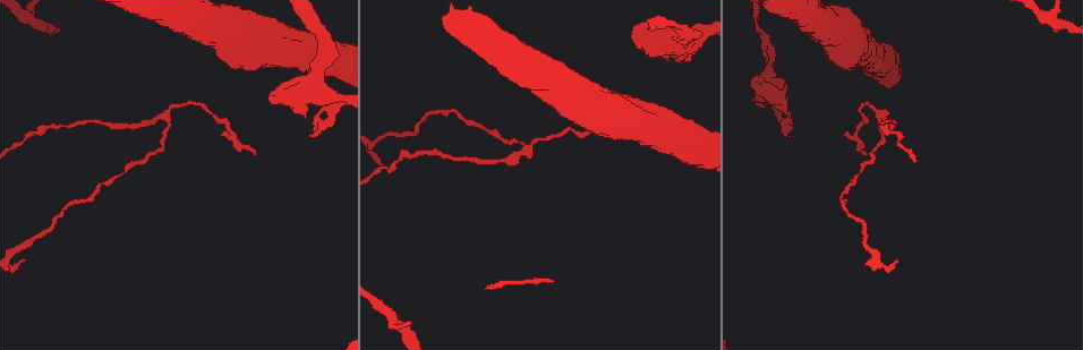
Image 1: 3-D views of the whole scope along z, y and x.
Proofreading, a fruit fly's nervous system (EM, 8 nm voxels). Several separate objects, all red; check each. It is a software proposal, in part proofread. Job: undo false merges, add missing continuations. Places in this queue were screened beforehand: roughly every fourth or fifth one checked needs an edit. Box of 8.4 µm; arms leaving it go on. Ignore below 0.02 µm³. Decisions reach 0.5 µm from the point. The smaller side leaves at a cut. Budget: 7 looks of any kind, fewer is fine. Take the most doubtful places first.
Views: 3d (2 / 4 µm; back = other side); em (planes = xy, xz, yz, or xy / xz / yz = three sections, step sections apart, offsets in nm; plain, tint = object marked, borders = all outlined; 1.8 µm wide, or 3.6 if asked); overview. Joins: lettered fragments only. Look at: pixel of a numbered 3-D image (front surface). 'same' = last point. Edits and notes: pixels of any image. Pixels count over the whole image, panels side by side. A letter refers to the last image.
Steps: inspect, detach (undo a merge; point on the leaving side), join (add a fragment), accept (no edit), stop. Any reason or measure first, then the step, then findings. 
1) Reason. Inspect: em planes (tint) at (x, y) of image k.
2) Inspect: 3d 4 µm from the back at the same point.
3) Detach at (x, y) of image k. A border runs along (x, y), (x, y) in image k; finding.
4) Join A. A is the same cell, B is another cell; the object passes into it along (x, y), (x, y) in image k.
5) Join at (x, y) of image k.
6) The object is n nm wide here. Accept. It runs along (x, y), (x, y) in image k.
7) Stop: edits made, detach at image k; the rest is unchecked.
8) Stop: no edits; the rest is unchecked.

An open end. Inspect: em xy step 8 (tint) at (285, 87) of image 1.

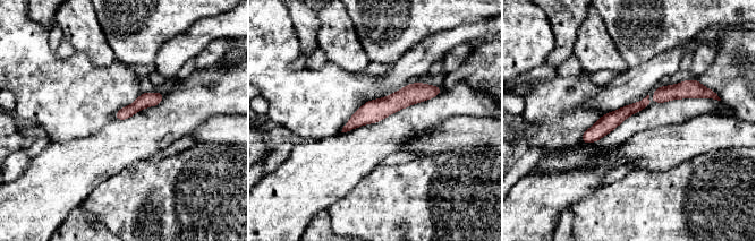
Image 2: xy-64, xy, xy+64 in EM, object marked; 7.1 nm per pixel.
Another direction. Inspect: em planes (borders) at the same point.

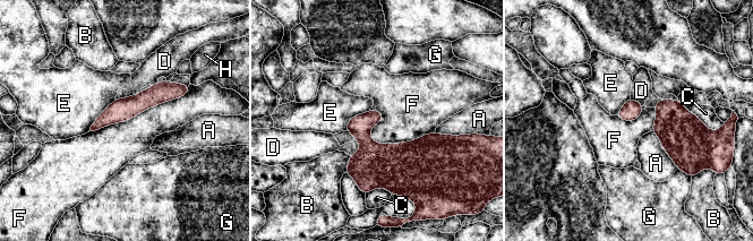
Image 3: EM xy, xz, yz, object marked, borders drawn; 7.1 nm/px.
The longest contact is with F, 800 nm. Accept. A, B, C, D, E, F, G and H are other cells; none of them fits.

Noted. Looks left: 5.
Branch stops here. Inspect: em planes (borders) at (21, 259) of image 1.

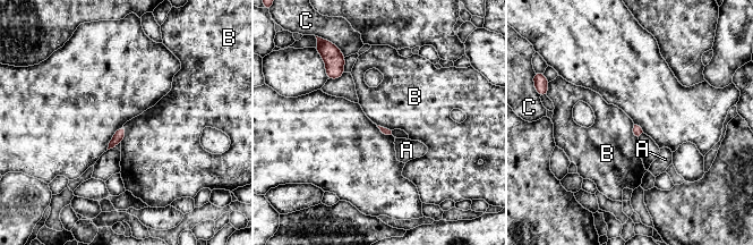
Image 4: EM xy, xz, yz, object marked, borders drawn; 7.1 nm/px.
Accept. A, B and C are other cells; a border runs along (125, 125), (126, 133), (120, 142) in image 4; no lettered fragment goes on from it.

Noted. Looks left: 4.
Side arm on a straight run. Inspect: 3d 2 µm at (881, 113) of image 1.

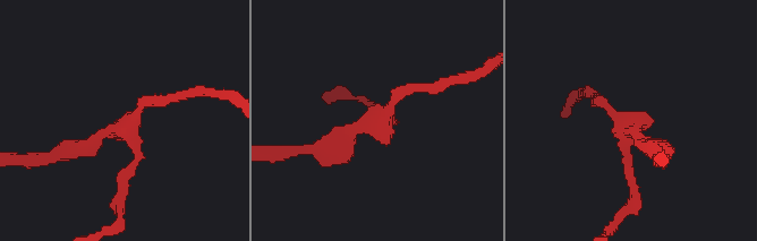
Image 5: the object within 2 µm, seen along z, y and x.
3 arms meet here; need the tissue. Inspect: em 3.6 µm planes (borders) at (380, 116) of image 5.

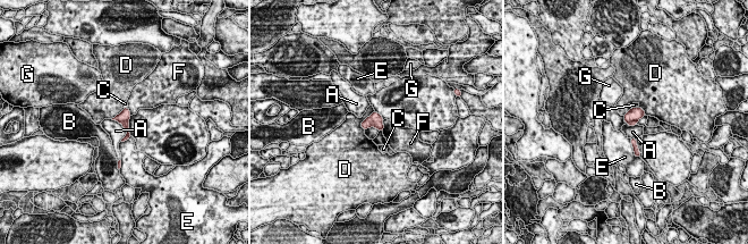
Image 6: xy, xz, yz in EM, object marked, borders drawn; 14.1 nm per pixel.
Detach at (126, 125) of image 6. A, B, C, D, E, F and G are other cells; a border runs along (127, 119), (120, 123) in image 6; a second cell is stuck on.

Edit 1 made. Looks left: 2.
Stop: edits made, detach at image 6; the rest is unchecked.

